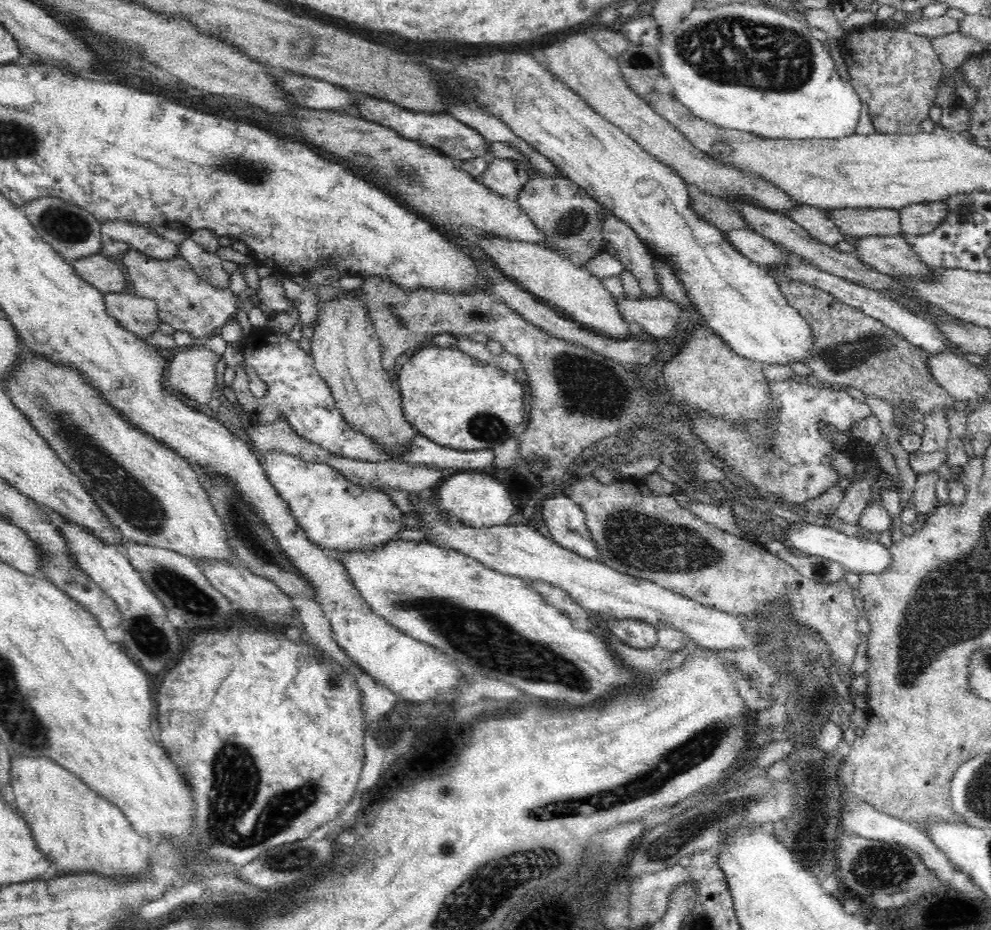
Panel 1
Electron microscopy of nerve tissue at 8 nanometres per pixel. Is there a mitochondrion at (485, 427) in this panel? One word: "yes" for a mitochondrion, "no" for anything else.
yes

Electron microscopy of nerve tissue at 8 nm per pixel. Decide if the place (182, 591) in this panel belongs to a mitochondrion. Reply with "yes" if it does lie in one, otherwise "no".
yes

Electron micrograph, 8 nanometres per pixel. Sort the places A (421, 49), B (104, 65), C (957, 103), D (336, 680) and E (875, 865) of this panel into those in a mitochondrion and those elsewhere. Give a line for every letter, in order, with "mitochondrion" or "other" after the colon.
A: other
B: other
C: other
D: mitochondrion
E: mitochondrion

